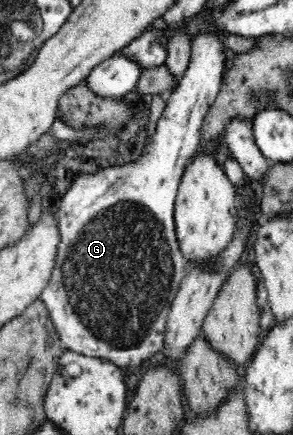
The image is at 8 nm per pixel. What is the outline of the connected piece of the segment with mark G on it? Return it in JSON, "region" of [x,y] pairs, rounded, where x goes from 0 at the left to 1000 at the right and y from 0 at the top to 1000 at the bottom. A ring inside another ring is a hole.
{"region":[[[683,67],[683,71],[669,71],[669,80],[655,80],[655,90],[648,90],[648,140],[642,140],[642,154],[635,154],[628,172],[614,179],[611,193],[567,221],[567,241],[553,264],[532,280],[529,301],[512,310],[512,320],[491,343],[485,343],[474,363],[423,379],[341,386],[331,395],[273,400],[253,407],[235,428],[239,432],[215,448],[205,471],[191,476],[198,510],[205,513],[208,556],[195,568],[191,605],[171,646],[147,664],[137,685],[154,697],[188,761],[198,766],[212,793],[225,805],[362,828],[389,837],[396,846],[410,846],[423,862],[437,855],[468,853],[498,828],[522,828],[543,821],[553,802],[563,798],[563,779],[573,766],[573,722],[580,720],[584,701],[601,683],[621,637],[628,637],[628,616],[638,600],[628,593],[628,584],[621,584],[621,575],[614,575],[601,543],[594,501],[597,462],[631,382],[689,333],[686,292],[696,269],[706,267],[706,255],[744,223],[754,195],[761,193],[761,172],[775,161],[775,108],[765,101],[775,83],[747,76],[741,67],[724,67],[724,71],[713,71],[713,67]]]}

